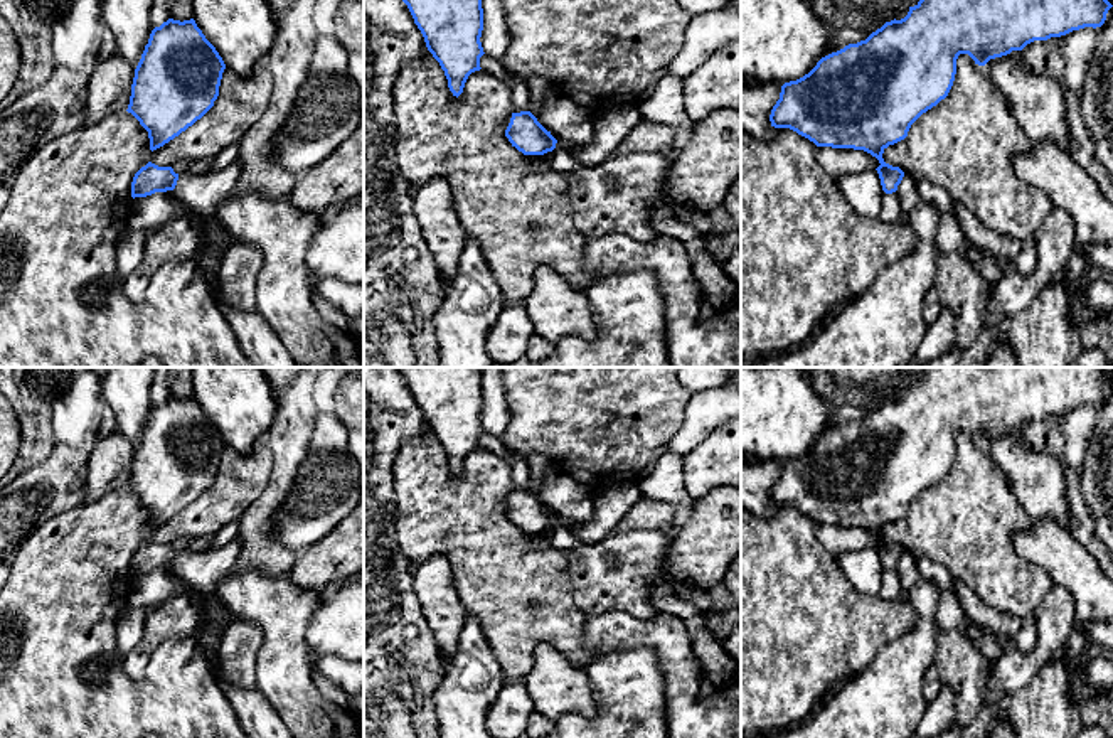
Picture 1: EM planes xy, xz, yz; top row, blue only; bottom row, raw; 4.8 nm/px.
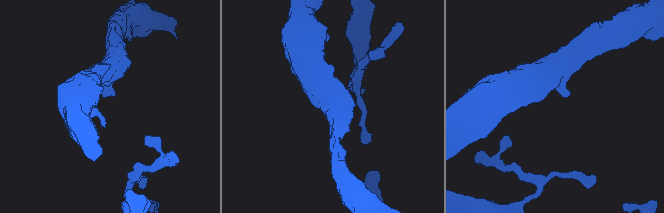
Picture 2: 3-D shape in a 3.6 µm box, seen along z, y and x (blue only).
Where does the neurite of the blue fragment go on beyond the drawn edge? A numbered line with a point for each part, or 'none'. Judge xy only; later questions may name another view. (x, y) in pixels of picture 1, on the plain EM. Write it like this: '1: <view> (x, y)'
1: xy (204, 570)

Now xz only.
none

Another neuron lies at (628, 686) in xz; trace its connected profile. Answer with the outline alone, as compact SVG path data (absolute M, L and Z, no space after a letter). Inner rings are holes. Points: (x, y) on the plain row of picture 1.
M650 647L620 650L596 657L584 667L598 714L567 713L556 719L556 730L542 738L668 738L665 677Z

